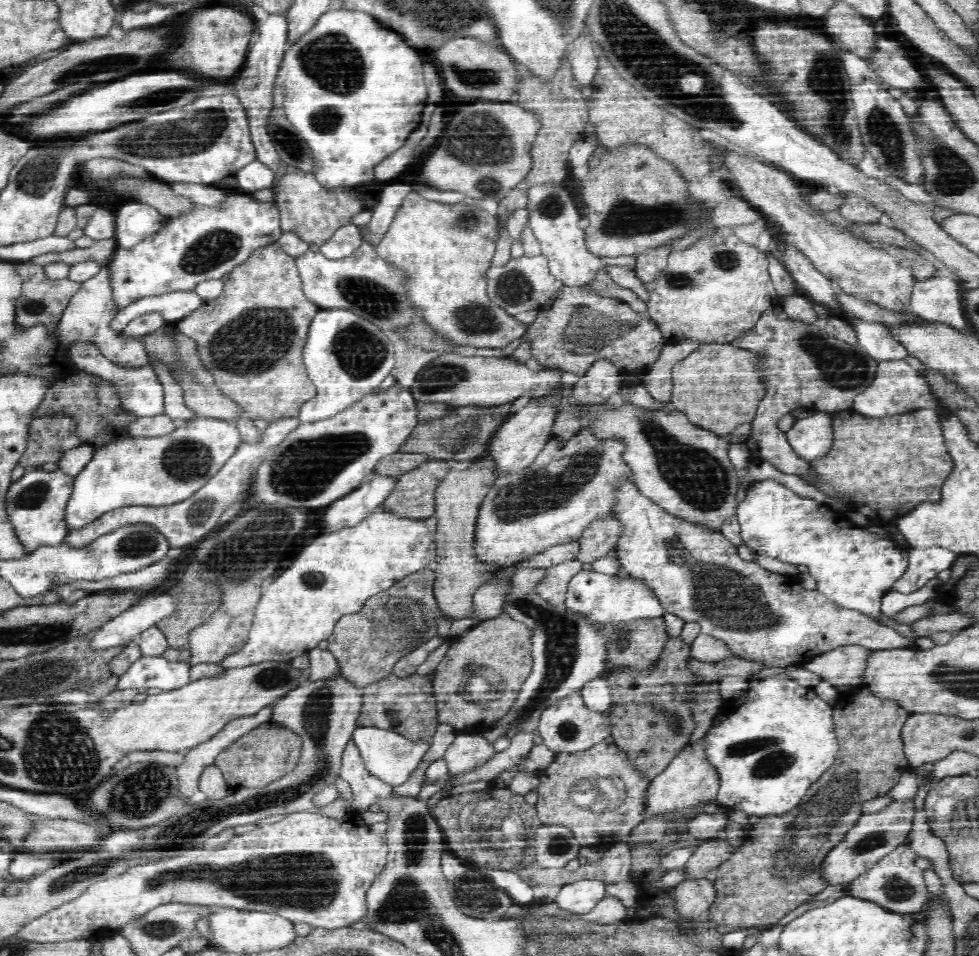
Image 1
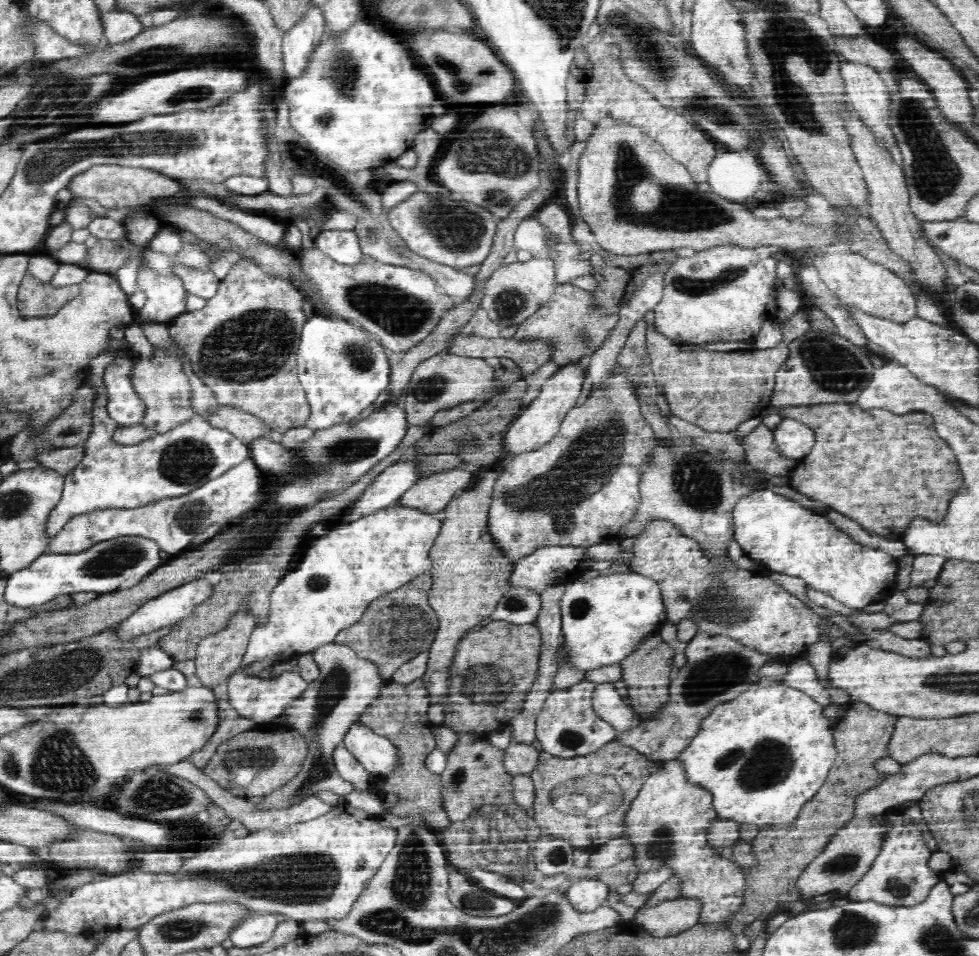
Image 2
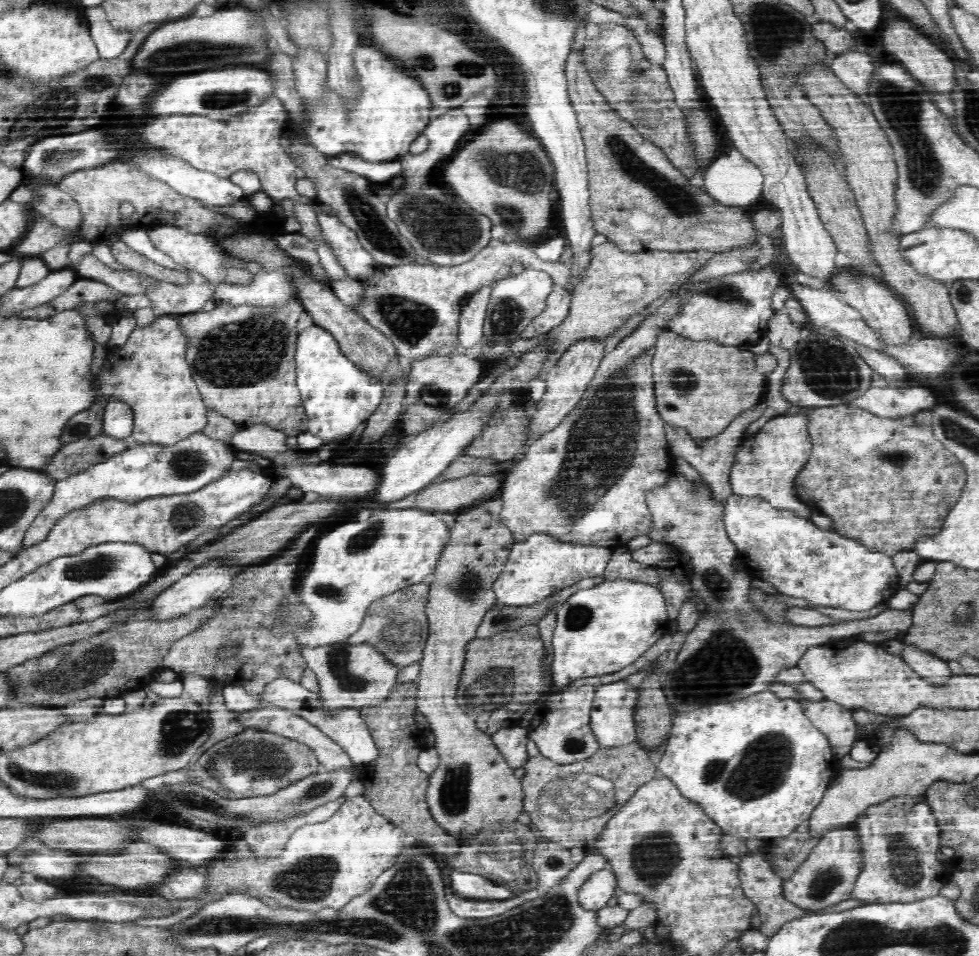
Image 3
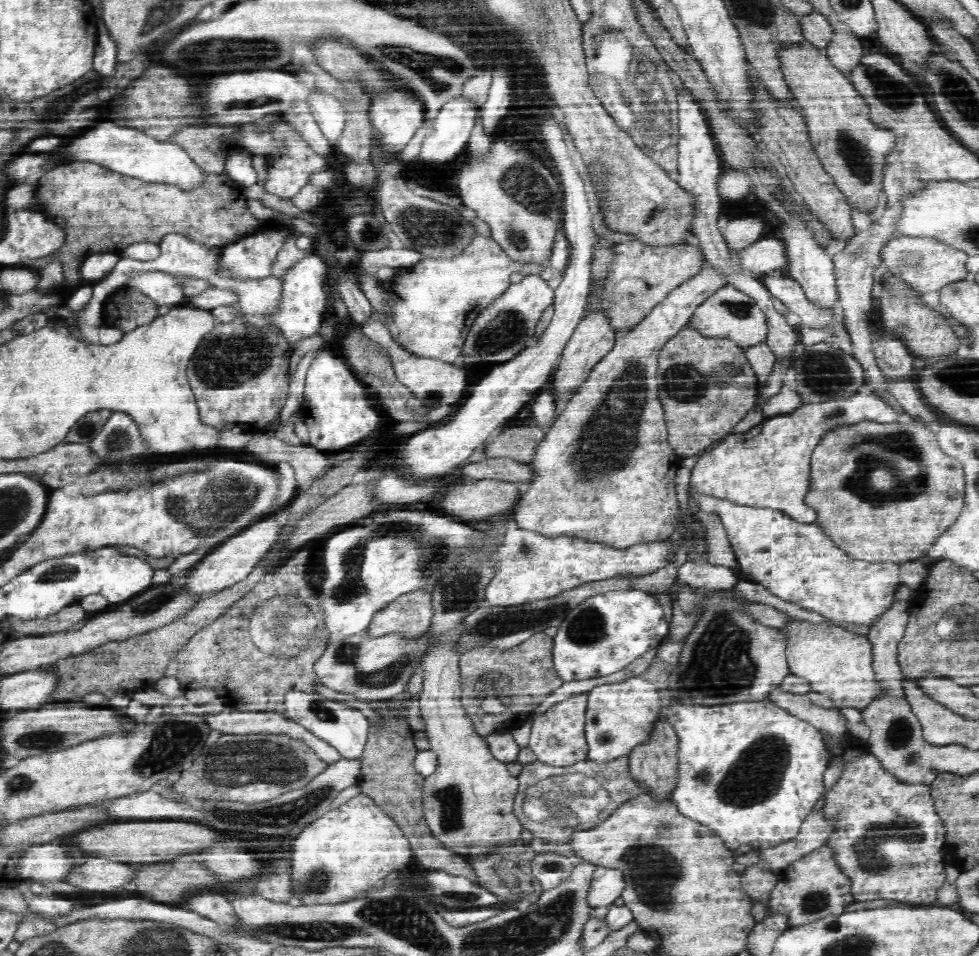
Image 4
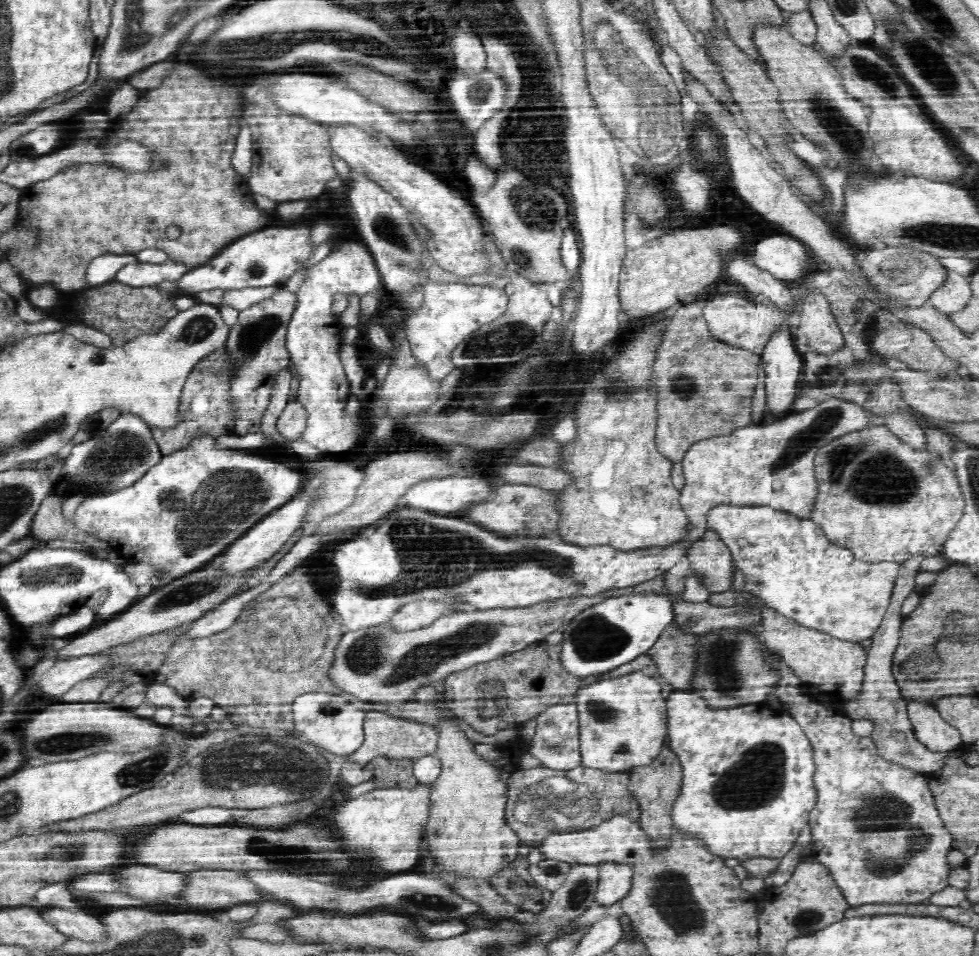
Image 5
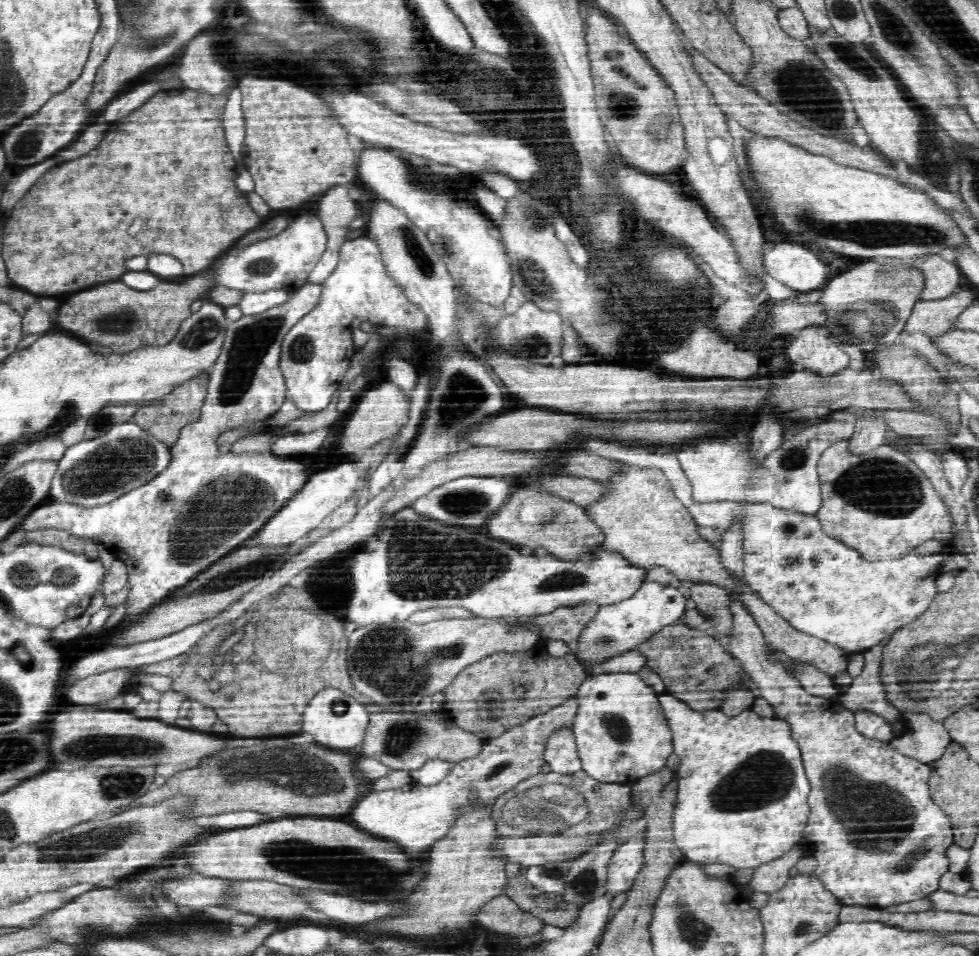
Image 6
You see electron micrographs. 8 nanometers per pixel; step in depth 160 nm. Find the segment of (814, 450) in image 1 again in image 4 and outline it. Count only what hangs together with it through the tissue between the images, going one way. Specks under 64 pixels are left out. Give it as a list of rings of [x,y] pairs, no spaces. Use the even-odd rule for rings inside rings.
[[[854,393],[854,396],[844,400],[828,400],[822,404],[801,405],[789,415],[776,415],[766,418],[755,428],[746,433],[730,433],[723,442],[716,444],[710,452],[704,452],[698,462],[692,468],[692,477],[689,482],[689,508],[698,508],[692,500],[694,494],[706,494],[714,498],[724,498],[740,505],[750,505],[758,508],[771,508],[775,511],[782,511],[790,518],[799,523],[814,523],[817,519],[817,512],[805,503],[805,496],[811,476],[811,456],[814,448],[819,444],[820,438],[826,432],[836,426],[854,425],[860,421],[877,421],[878,423],[894,423],[905,419],[905,414],[897,412],[876,395]]]

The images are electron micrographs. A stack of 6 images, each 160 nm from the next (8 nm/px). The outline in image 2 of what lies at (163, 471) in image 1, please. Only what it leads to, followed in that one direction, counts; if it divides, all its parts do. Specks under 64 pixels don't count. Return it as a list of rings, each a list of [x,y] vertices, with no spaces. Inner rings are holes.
[[[114,349],[97,356],[89,366],[86,382],[96,387],[99,396],[94,402],[93,430],[84,443],[86,456],[81,464],[65,476],[63,491],[58,504],[50,512],[47,532],[56,536],[62,527],[78,515],[106,509],[136,508],[162,499],[188,495],[195,488],[229,472],[250,457],[250,447],[234,434],[210,424],[207,418],[195,415],[169,432],[157,434],[136,445],[114,442],[117,424],[107,414],[108,394],[103,383],[104,367],[121,353]]]

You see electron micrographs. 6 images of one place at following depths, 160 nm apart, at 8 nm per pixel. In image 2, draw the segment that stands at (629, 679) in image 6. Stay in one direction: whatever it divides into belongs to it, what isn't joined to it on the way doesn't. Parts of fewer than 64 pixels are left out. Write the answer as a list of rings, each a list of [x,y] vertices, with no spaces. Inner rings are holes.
[[[605,683],[595,686],[591,693],[592,707],[602,720],[609,721],[617,734],[632,729],[635,724],[633,708],[624,702],[614,684]]]

